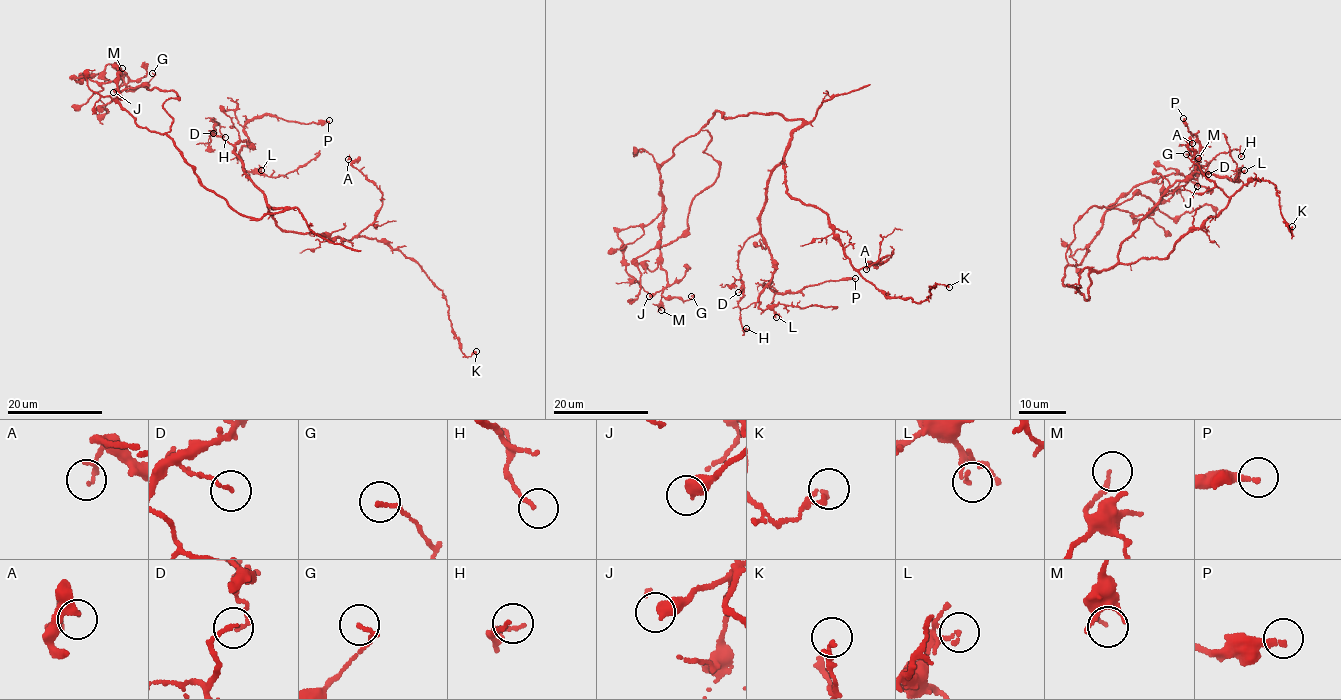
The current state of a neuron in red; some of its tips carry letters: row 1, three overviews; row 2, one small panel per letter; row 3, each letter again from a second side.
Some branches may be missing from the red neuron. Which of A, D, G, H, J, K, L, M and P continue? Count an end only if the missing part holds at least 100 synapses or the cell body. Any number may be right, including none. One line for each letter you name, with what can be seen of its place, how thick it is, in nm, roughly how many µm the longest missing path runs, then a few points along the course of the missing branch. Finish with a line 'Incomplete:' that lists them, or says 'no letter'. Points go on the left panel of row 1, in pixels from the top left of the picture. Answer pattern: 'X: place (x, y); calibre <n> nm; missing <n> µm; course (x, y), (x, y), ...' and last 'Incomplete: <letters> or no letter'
Incomplete: no letter

